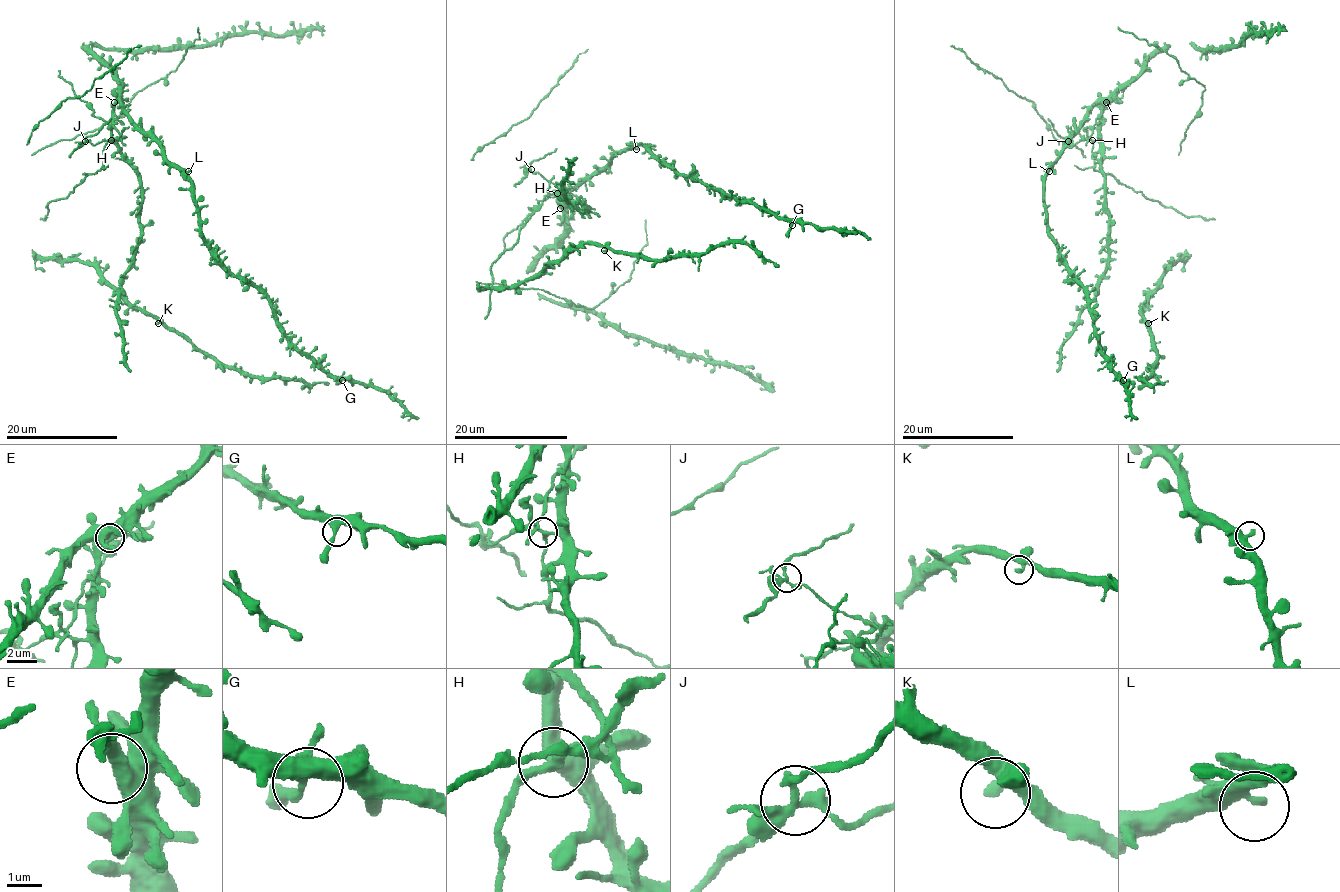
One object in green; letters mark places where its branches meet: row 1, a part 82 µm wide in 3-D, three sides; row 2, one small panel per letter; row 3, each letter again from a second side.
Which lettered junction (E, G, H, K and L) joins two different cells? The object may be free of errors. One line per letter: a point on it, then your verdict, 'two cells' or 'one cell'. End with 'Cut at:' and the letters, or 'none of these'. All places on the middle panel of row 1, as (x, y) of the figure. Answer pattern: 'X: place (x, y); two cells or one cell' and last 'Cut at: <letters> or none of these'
E: place (560, 208); one cell
G: place (792, 225); one cell
H: place (557, 193); two cells
K: place (604, 250); one cell
L: place (636, 149); one cell
Cut at: H

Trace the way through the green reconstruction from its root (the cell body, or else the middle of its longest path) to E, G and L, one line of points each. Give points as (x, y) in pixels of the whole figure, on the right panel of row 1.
E: (1064, 261), (1060, 256), (1060, 248), (1047, 231), (1045, 174), (1084, 117), (1098, 103), (1106, 102)
G: (1064, 261), (1085, 294), (1099, 350), (1123, 380)
L: (1064, 261), (1060, 256), (1060, 248), (1047, 231), (1045, 174), (1049, 171)

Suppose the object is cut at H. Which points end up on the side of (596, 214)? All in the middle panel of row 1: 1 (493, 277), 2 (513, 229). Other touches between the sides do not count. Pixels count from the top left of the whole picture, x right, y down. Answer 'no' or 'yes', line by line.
1: no
2: no

